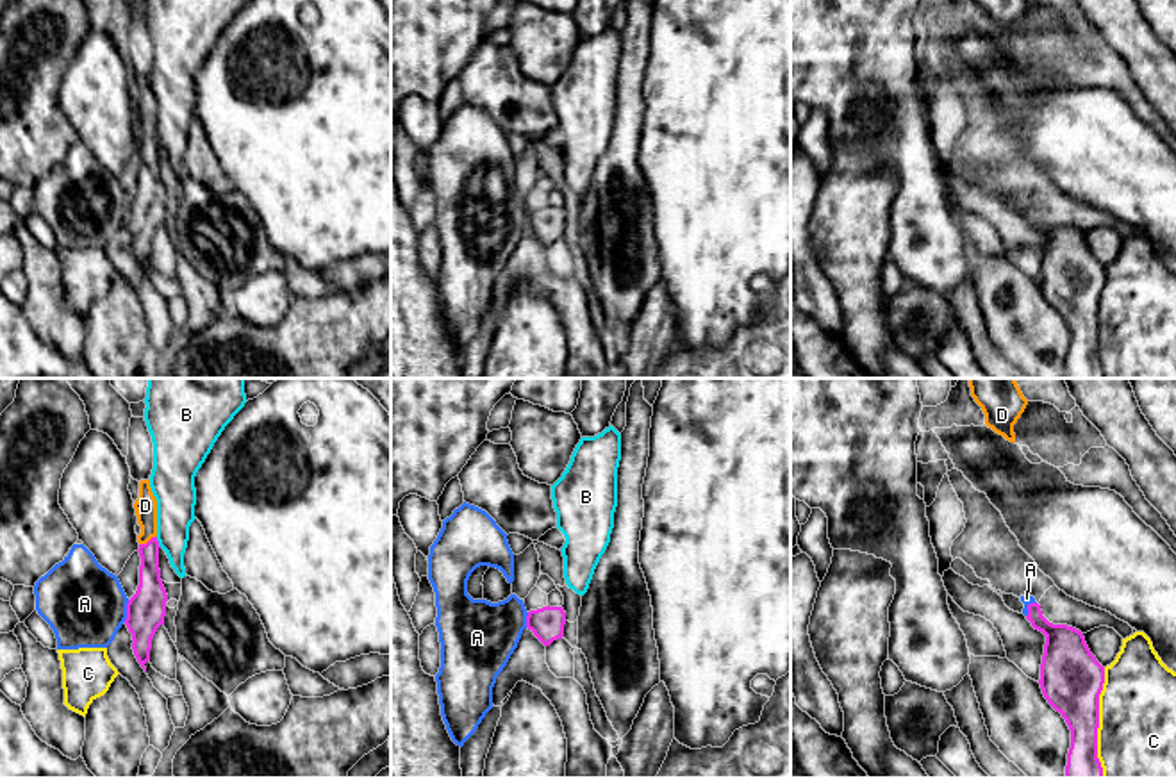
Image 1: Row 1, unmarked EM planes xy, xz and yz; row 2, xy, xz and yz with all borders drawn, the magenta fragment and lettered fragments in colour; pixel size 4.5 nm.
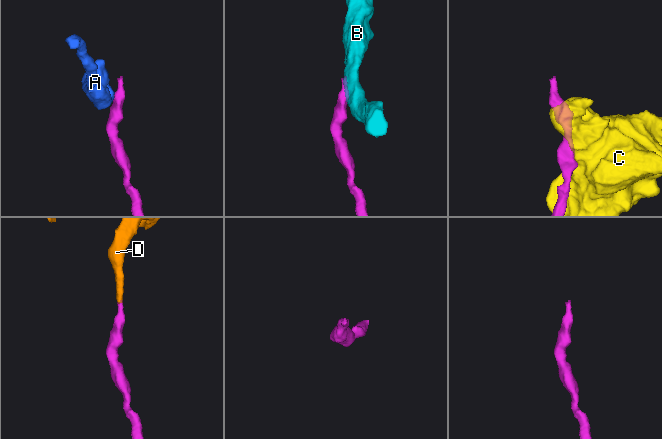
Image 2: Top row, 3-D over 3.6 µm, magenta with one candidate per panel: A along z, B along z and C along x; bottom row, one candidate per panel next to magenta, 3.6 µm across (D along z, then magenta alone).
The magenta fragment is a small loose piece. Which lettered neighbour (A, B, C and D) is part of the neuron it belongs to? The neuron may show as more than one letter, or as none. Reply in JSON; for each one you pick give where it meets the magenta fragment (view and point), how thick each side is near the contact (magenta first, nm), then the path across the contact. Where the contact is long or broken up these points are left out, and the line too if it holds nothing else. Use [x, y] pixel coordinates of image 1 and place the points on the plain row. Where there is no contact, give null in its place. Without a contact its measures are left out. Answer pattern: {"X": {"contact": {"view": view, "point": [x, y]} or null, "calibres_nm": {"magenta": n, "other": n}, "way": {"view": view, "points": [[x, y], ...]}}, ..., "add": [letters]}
{"D": {"contact": {"view": "xy", "point": [149, 141]}, "calibres_nm": {"magenta": 140, "other": 100}, "way": {"view": "xy", "points": [[150, 197], [149, 141], [145, 106]]}}, "add": ["D"]}

